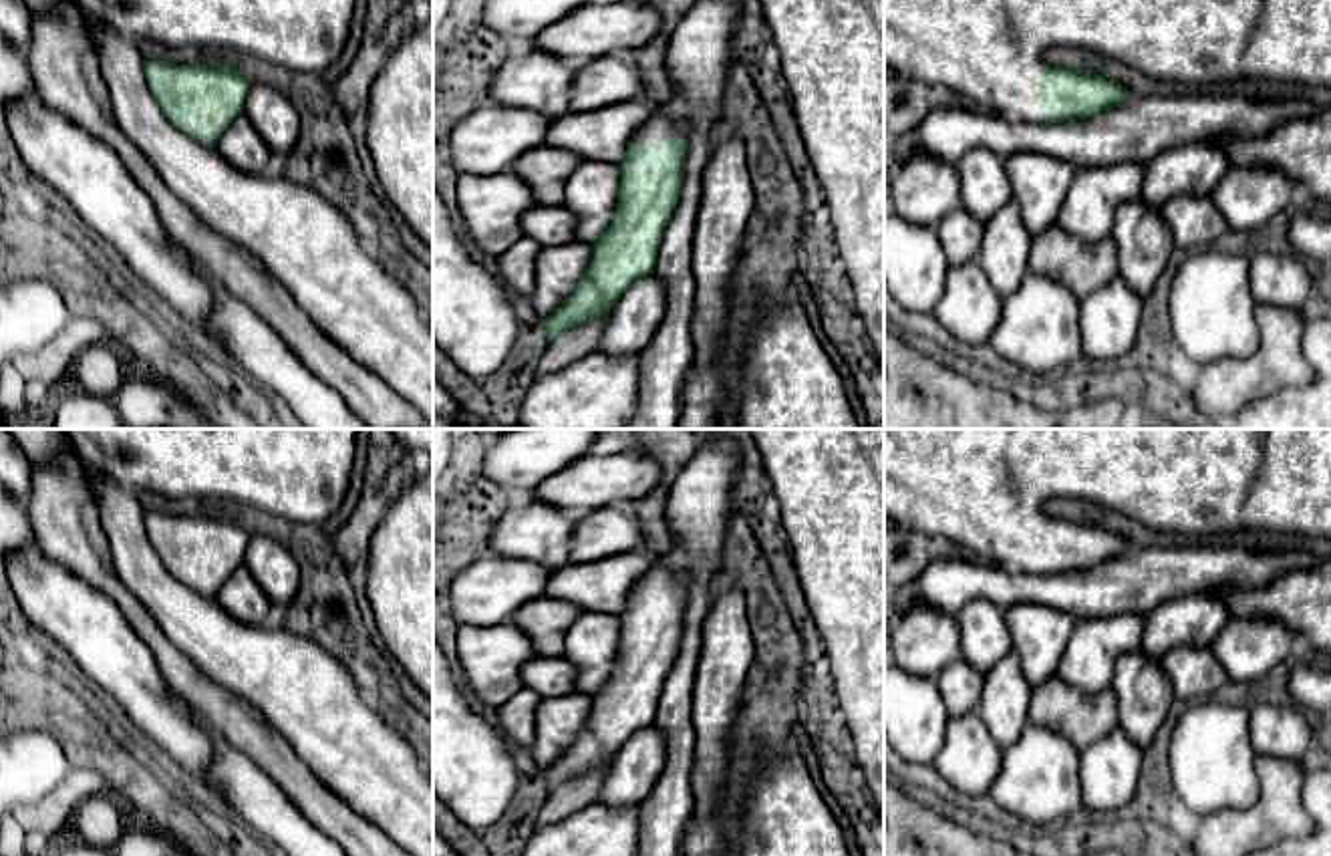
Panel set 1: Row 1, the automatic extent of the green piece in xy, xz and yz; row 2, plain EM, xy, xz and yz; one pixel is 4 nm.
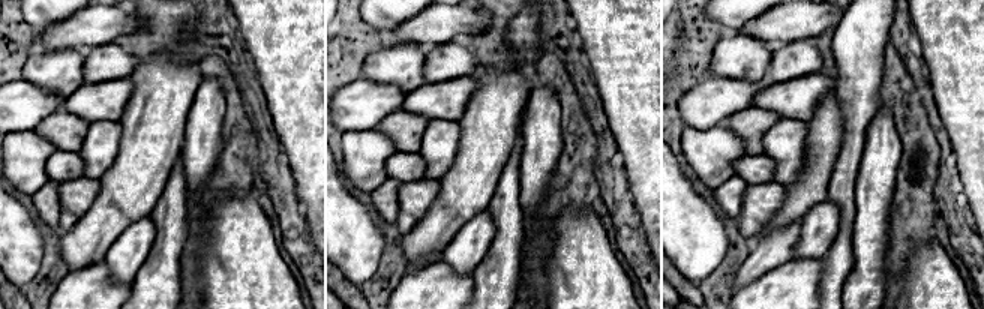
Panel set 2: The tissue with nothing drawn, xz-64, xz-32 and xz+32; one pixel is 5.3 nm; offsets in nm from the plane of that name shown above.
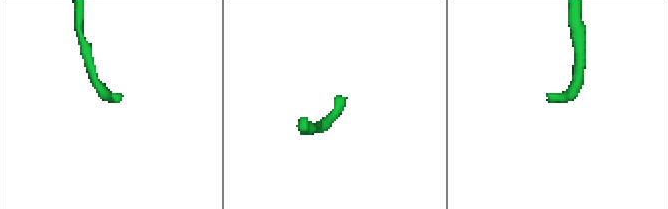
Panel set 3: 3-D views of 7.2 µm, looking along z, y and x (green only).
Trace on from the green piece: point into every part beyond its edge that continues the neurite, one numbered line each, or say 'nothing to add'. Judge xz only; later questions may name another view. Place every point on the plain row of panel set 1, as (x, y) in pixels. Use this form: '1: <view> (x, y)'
1: xz (663, 577)

